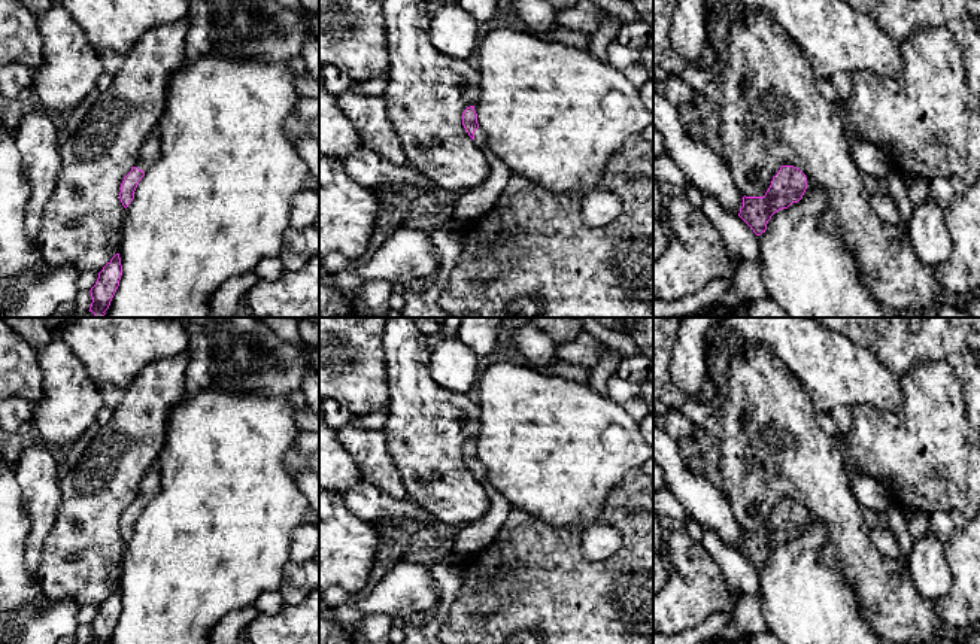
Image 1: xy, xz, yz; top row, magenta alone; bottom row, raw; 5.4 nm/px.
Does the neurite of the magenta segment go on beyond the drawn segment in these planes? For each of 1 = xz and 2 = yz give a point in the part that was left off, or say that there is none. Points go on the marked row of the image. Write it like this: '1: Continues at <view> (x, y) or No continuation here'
1: Continues at xz (479, 137)
2: No continuation here

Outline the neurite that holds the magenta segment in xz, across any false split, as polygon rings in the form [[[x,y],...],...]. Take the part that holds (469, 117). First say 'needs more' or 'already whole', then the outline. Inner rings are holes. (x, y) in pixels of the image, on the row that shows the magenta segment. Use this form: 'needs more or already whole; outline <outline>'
needs more; outline [[[470,106],[464,110],[462,125],[464,125],[465,131],[468,133],[468,136],[474,140],[474,143],[486,152],[486,149],[485,149],[486,137],[485,137],[483,131],[479,128],[477,113],[474,110],[474,106]]]

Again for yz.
already whole; outline [[[782,165],[764,197],[743,197],[738,216],[761,236],[771,216],[798,203],[807,189],[805,174],[794,165]]]

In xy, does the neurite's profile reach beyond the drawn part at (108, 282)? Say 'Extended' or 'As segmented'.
As segmented

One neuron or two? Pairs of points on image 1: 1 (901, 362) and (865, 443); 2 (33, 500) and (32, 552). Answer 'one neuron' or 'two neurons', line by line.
1: two neurons
2: one neuron

